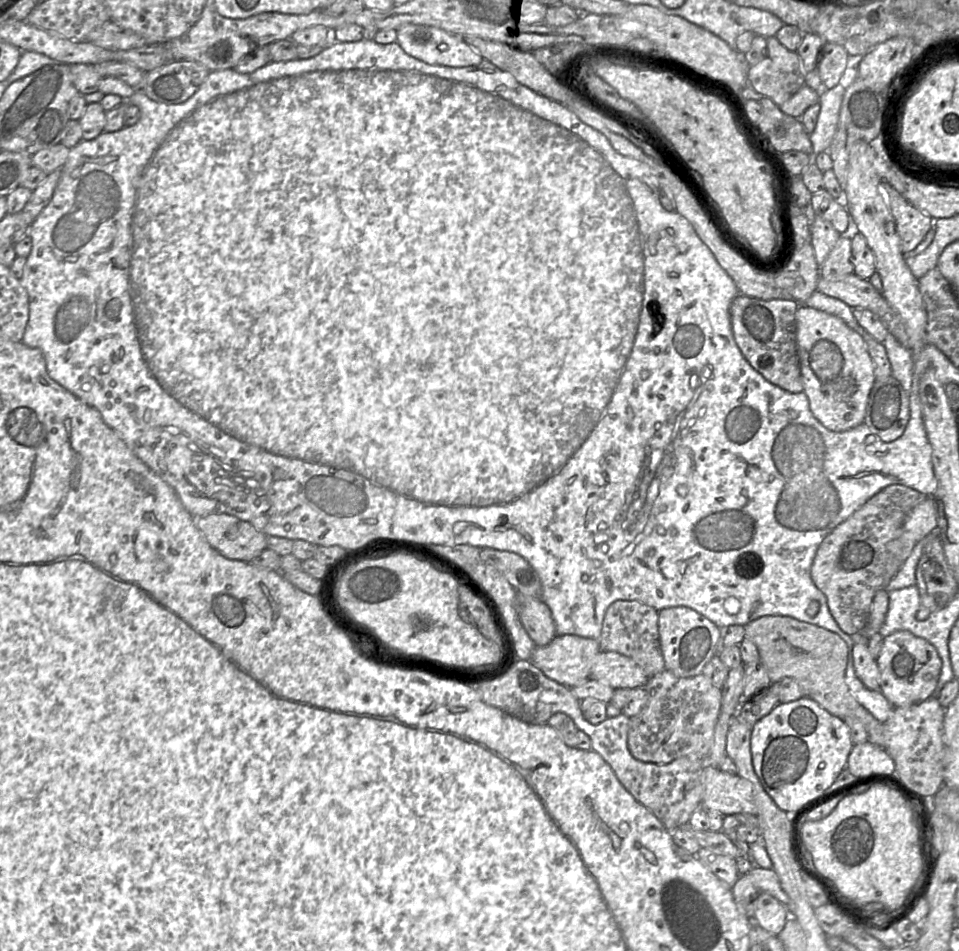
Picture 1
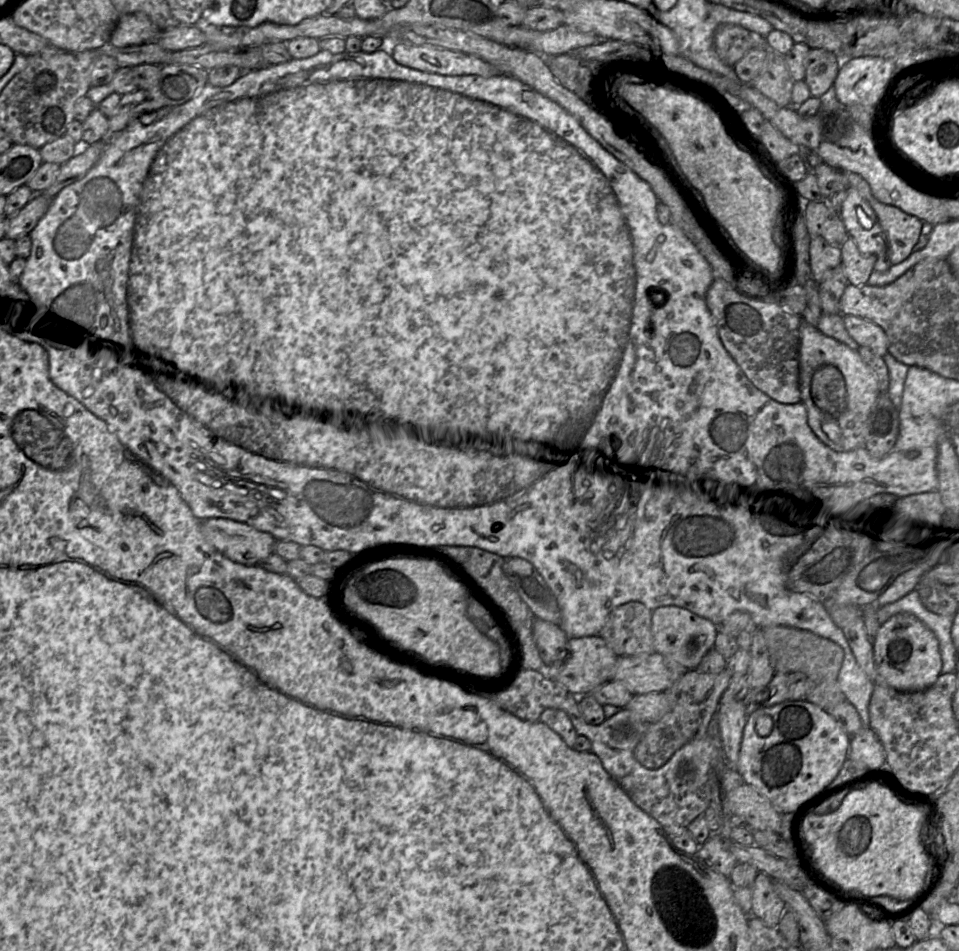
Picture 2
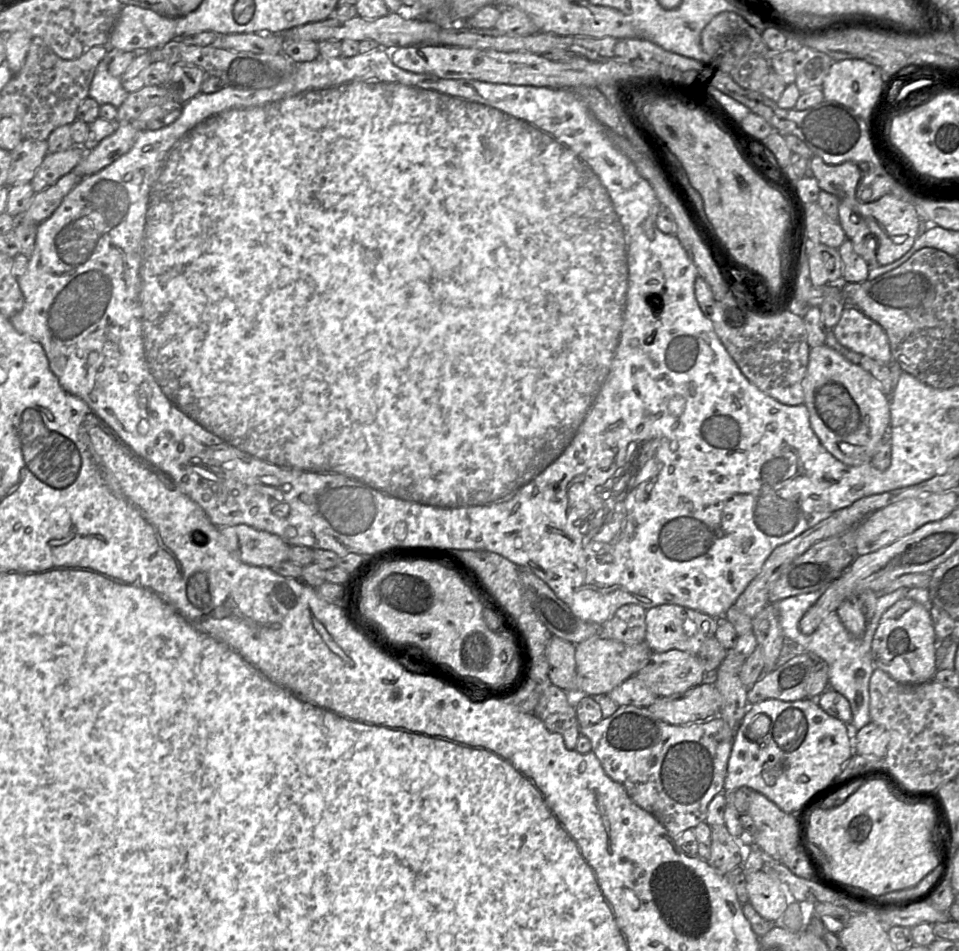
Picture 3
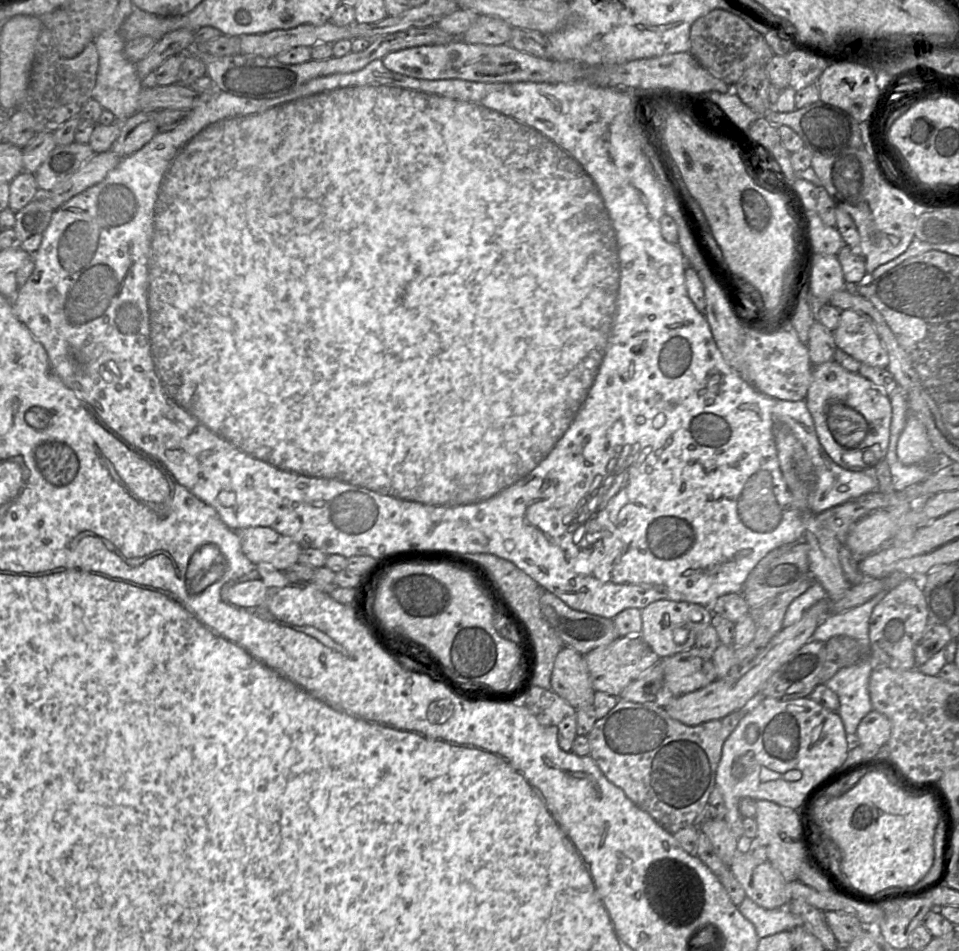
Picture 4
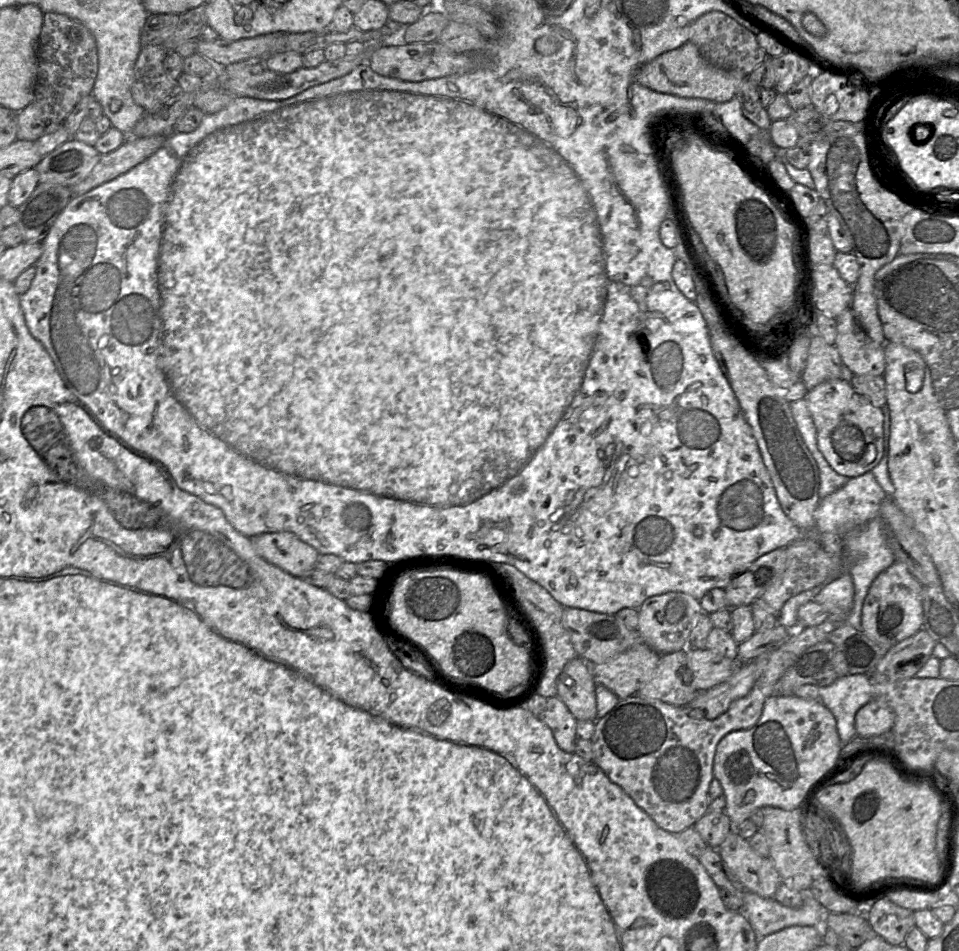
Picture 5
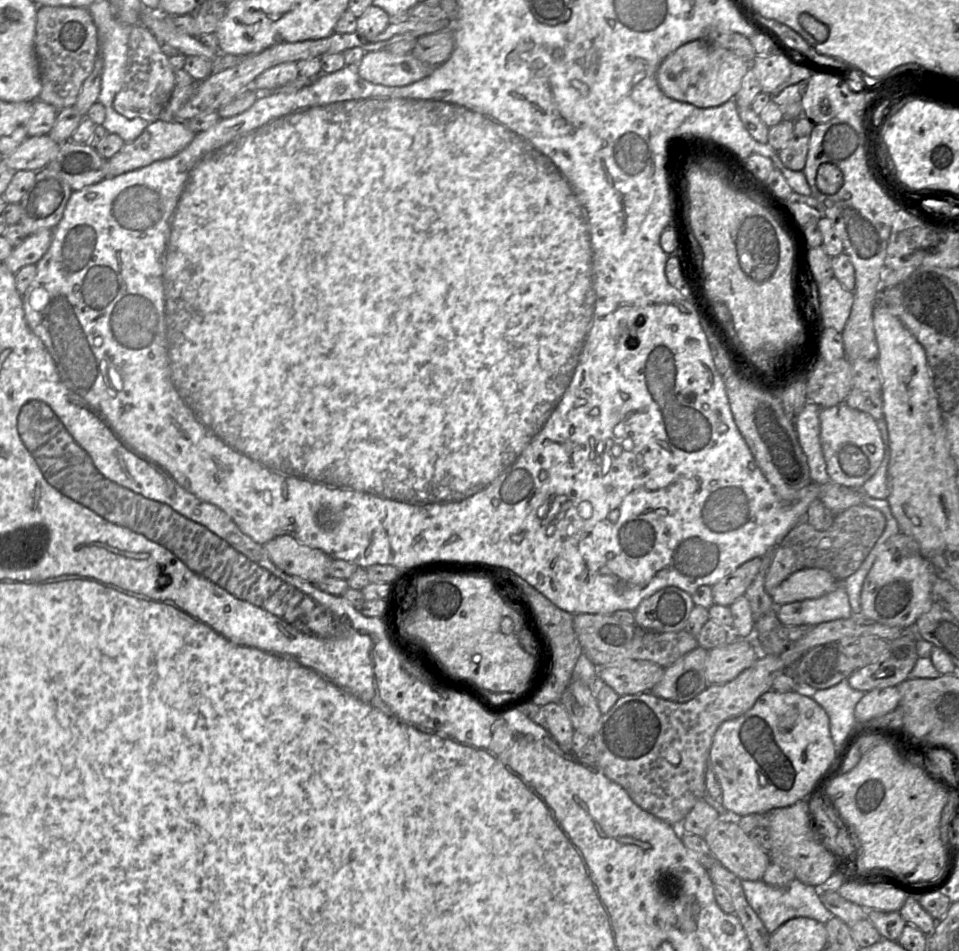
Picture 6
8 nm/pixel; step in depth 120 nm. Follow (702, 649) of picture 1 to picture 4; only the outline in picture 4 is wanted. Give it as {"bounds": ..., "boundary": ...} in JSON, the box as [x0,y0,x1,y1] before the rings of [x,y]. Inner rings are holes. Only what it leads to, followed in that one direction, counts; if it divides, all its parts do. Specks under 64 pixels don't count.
{"bounds":[640,600,713,659],"boundary":[[[657,600],[640,610],[641,636],[661,659],[693,648],[698,633],[711,625],[713,617],[710,607],[673,600]]]}

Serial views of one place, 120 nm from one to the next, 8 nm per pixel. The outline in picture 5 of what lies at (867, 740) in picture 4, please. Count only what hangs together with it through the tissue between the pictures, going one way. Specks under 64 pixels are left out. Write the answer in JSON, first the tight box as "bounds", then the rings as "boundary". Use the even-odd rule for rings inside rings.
{"bounds":[855,699,894,737],"boundary":[[[872,699],[857,711],[855,728],[861,737],[879,736],[890,731],[894,721],[893,710],[882,701]]]}

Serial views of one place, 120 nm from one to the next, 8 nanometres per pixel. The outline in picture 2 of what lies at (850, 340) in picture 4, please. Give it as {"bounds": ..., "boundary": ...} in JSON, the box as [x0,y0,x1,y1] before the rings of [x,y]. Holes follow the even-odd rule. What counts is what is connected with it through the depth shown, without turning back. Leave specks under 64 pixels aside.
{"bounds":[843,315,888,357],"boundary":[[[844,315],[843,322],[846,331],[859,346],[869,348],[880,357],[888,353],[887,336],[880,326],[855,315]]]}

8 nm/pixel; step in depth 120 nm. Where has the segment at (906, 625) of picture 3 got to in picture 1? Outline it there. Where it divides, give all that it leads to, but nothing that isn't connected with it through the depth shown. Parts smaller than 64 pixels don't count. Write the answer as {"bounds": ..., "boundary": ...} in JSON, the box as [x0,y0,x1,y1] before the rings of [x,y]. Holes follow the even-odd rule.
{"bounds":[876,631,942,707],"boundary":[[[896,631],[883,639],[876,660],[880,673],[880,691],[894,707],[909,707],[932,696],[942,668],[936,648],[909,631]]]}

